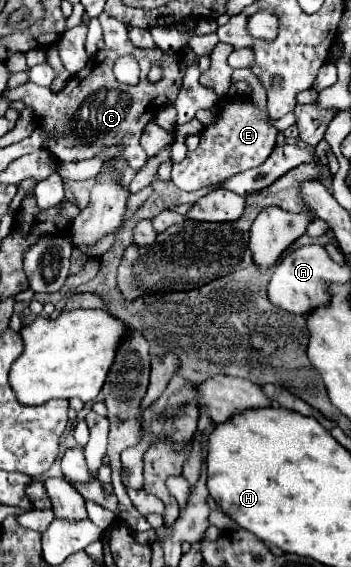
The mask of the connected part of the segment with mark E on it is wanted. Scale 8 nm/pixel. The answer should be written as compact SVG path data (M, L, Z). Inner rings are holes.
M224 98L218 120L202 130L200 144L194 152L188 152L180 164L172 168L172 182L180 190L200 190L216 186L230 176L260 166L276 146L278 130L268 124L268 112L260 112L250 98Z

